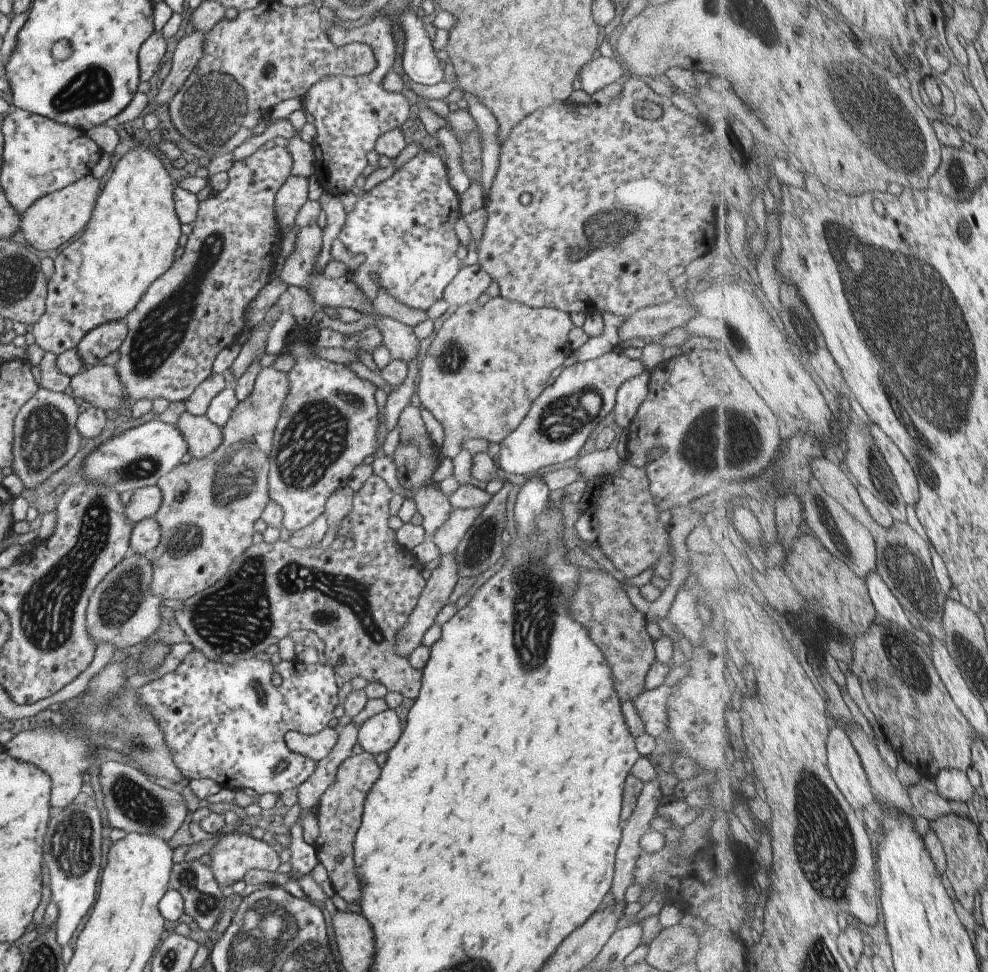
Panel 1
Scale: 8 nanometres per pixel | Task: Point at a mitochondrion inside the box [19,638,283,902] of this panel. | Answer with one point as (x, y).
(71, 847)

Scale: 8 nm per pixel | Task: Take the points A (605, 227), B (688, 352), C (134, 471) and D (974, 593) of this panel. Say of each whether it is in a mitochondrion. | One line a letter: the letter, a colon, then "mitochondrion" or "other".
A: mitochondrion
B: other
C: mitochondrion
D: other

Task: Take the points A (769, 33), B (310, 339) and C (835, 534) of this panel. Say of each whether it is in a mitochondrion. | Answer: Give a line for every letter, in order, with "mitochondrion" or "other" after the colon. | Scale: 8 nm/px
A: mitochondrion
B: other
C: other

